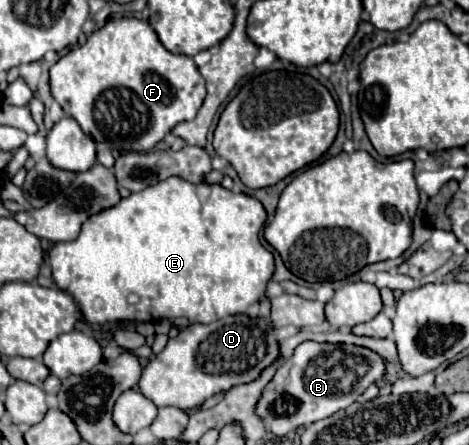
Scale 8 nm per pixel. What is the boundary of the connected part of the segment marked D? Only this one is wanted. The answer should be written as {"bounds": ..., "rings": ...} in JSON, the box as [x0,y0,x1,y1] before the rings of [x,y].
{"bounds":[138,314,278,410],"rings":[[[246,314],[226,316],[212,324],[190,324],[176,338],[170,338],[166,348],[144,368],[138,386],[156,406],[192,410],[220,390],[230,390],[232,386],[256,380],[276,358],[278,342],[270,322],[266,330],[266,320],[262,318]]]}

